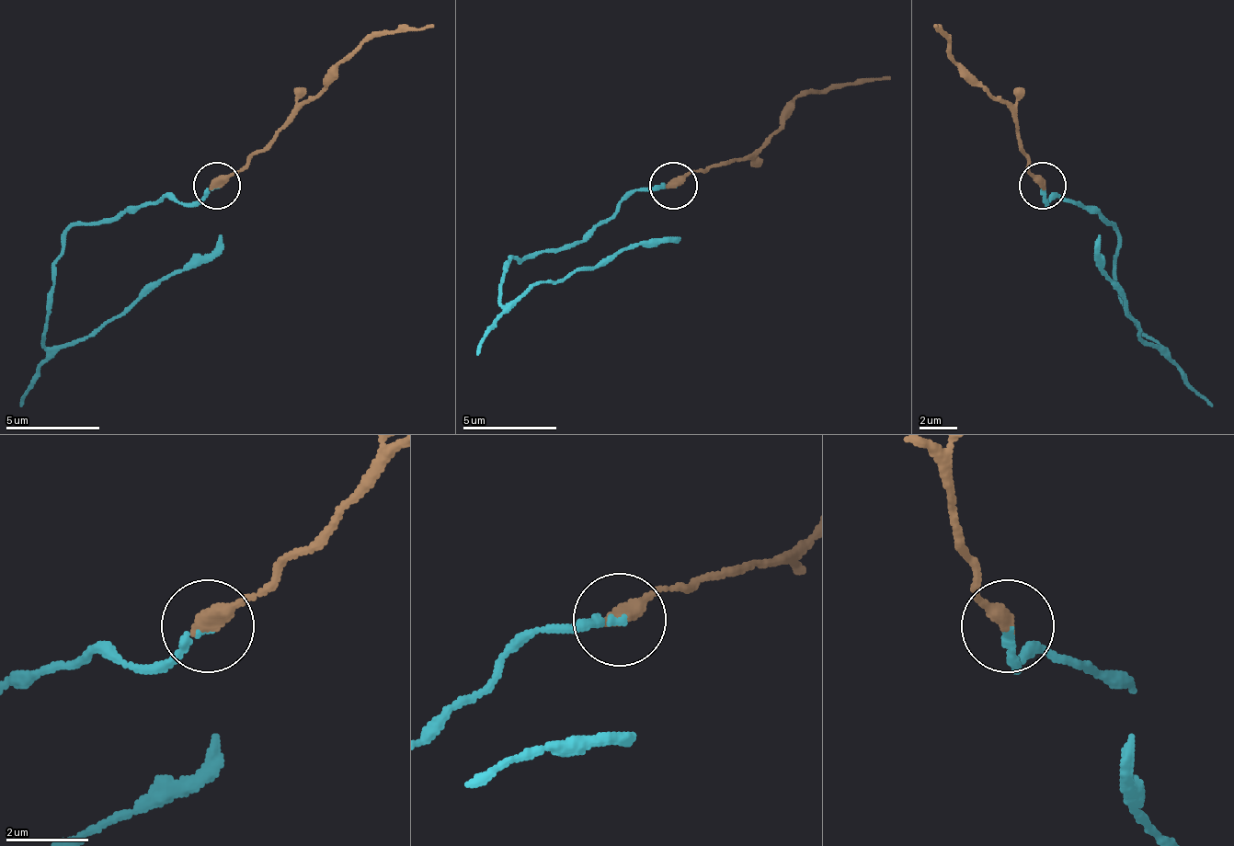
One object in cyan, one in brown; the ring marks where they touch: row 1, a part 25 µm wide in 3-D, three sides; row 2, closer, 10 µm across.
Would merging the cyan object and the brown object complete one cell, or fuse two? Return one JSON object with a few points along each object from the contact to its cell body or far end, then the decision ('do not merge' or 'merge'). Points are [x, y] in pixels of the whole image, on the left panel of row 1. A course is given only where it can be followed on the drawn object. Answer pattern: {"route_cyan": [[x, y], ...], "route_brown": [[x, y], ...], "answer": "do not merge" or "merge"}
{"route_cyan": [[218, 186], [76, 223], [43, 342], [95, 337], [222, 234]], "route_brown": [[218, 186], [236, 172], [345, 59], [378, 35], [435, 26]], "answer": "merge"}

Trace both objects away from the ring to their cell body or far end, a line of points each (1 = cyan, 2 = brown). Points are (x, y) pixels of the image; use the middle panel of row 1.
1: (674, 184), (636, 188), (570, 245), (509, 259), (500, 297), (519, 302), (538, 283), (613, 255), (679, 240)
2: (674, 184), (693, 170), (745, 160), (802, 94), (835, 85), (891, 75)

